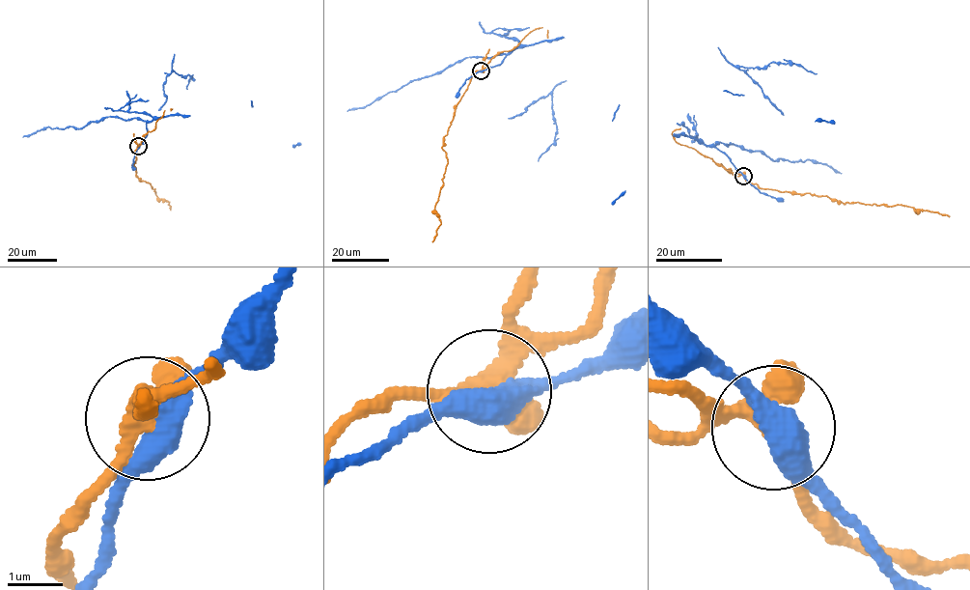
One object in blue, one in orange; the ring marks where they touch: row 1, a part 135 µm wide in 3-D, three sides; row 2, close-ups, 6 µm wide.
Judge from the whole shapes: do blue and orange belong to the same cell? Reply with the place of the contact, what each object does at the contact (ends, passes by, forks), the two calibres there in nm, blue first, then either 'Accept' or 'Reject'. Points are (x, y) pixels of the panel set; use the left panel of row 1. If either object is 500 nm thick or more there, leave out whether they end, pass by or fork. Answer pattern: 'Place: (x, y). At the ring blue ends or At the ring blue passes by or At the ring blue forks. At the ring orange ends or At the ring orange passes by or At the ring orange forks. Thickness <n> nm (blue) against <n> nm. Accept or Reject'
Place: (138, 146). At the ring blue passes by. At the ring orange forks. Thickness 440 nm (blue) against 320 nm. Reject

